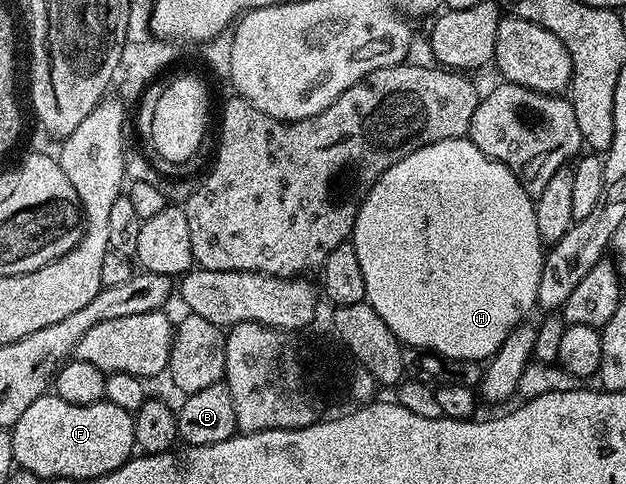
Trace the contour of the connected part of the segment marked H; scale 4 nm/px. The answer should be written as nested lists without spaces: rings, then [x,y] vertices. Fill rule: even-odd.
[[[467,137],[447,139],[420,147],[409,155],[404,155],[394,165],[390,165],[390,169],[383,171],[376,184],[368,191],[368,196],[360,203],[350,242],[358,253],[358,261],[362,264],[362,277],[366,280],[367,303],[378,311],[378,316],[382,317],[402,344],[421,351],[437,351],[438,354],[446,357],[487,361],[503,345],[508,334],[529,318],[528,314],[531,313],[532,307],[534,311],[537,306],[538,281],[544,268],[546,251],[538,233],[533,196],[525,191],[523,182],[517,179],[504,164],[483,155]]]

